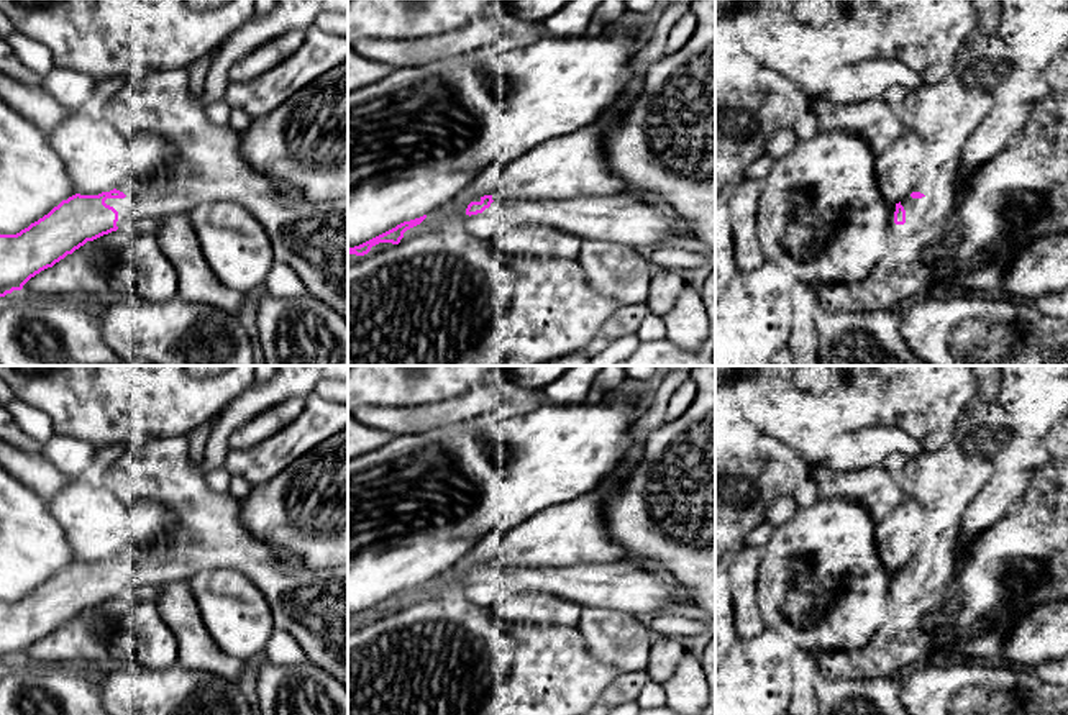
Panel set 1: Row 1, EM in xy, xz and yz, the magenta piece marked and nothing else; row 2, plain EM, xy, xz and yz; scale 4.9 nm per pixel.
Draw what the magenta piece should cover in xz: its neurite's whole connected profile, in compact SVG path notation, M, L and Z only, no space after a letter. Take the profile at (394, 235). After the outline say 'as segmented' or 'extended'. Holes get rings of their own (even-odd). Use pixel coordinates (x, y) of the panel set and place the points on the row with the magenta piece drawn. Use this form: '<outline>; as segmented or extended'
M427 215L410 220L410 221L404 221L400 225L397 225L395 228L359 244L354 248L348 249L348 254L356 254L356 256L364 256L371 251L372 246L379 244L379 243L392 243L392 244L399 244L400 239L404 238L404 233L417 225L420 225L423 220L427 218Z; as segmented

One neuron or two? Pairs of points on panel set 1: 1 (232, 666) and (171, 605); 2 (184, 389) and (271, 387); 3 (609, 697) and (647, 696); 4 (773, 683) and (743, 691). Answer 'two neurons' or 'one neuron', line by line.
1: one neuron
2: two neurons
3: two neurons
4: one neuron

